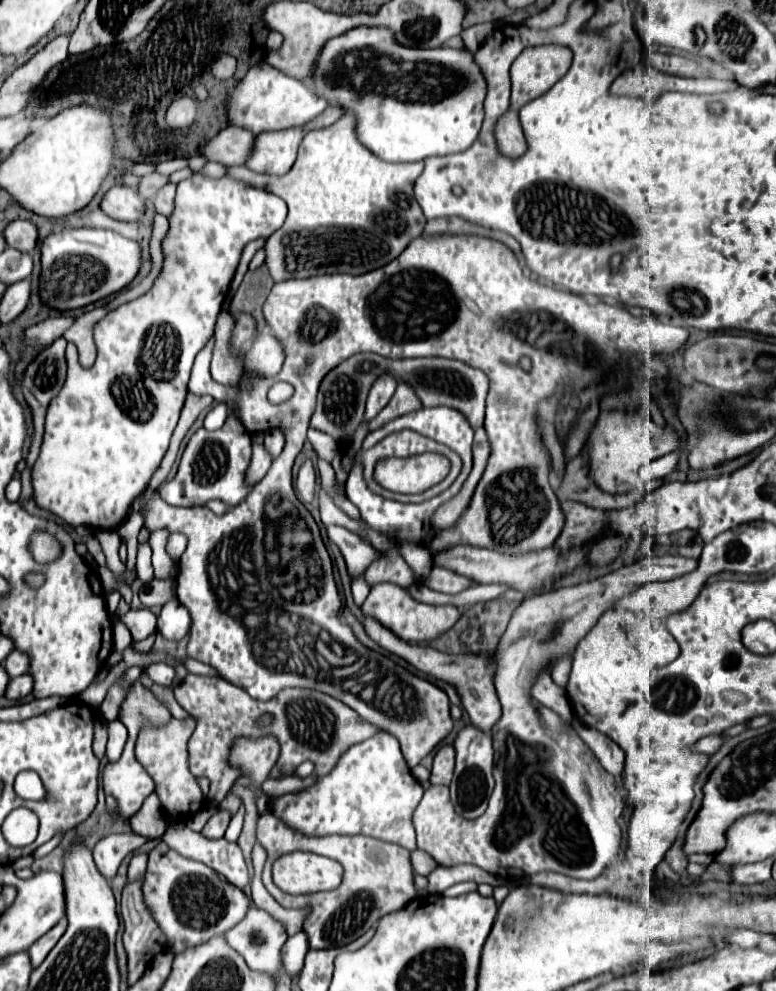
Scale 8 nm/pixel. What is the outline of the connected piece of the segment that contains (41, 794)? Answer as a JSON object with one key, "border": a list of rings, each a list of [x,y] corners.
{"border":[[[25,770],[15,778],[15,792],[25,800],[42,800],[45,798],[45,788],[37,772]]]}

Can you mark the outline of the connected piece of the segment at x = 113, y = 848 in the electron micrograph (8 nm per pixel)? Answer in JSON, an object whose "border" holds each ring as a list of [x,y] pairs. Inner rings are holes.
{"border":[[[127,832],[127,834],[109,834],[105,838],[101,838],[95,848],[93,848],[93,860],[97,864],[97,868],[101,870],[101,874],[111,880],[117,874],[117,868],[121,864],[121,860],[133,850],[139,848],[147,842],[147,838]]]}

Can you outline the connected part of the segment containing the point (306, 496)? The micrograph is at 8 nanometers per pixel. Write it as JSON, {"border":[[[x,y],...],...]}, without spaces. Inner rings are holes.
{"border":[[[307,460],[299,470],[297,496],[303,504],[311,504],[313,498],[315,498],[315,490],[317,490],[317,472],[315,472],[313,464]]]}

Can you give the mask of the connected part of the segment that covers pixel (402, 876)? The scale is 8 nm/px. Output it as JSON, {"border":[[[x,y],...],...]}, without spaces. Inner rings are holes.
{"border":[[[261,814],[257,820],[257,840],[267,850],[267,862],[263,868],[263,882],[271,896],[283,908],[309,908],[309,914],[303,922],[303,932],[307,934],[309,948],[339,948],[363,936],[369,928],[377,924],[377,920],[389,912],[397,912],[405,908],[415,896],[413,884],[413,866],[409,860],[409,850],[389,844],[371,836],[323,836],[323,838],[307,838],[279,822],[273,814]],[[287,852],[313,852],[321,856],[331,856],[343,868],[343,882],[337,890],[331,892],[315,892],[307,896],[291,896],[281,892],[271,880],[271,864],[287,854]]]}

